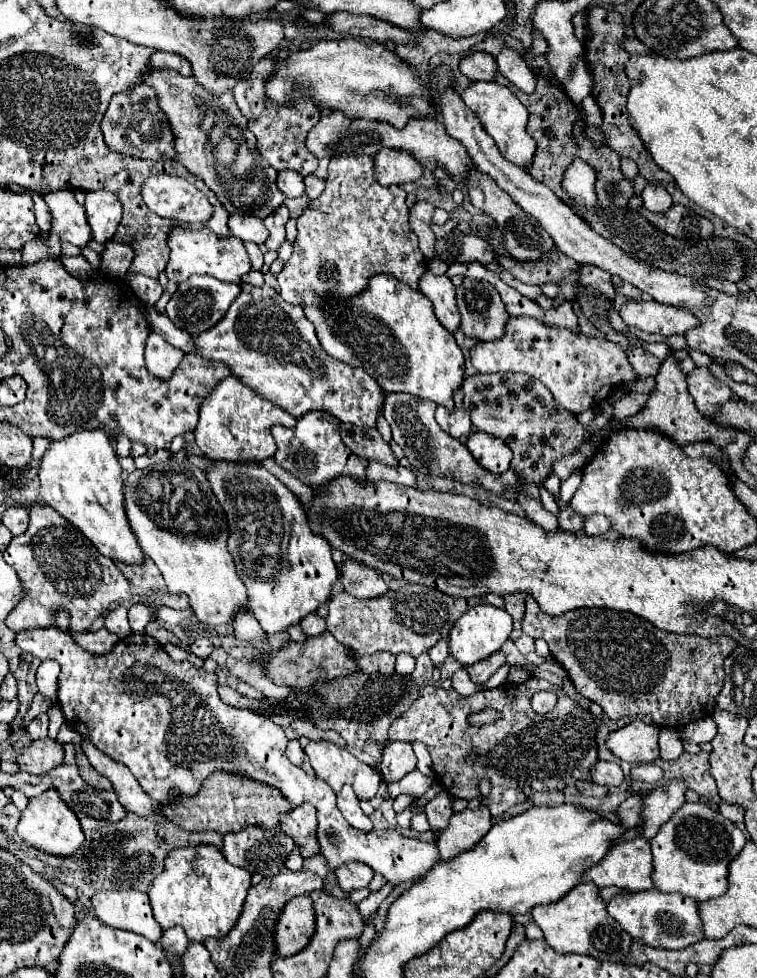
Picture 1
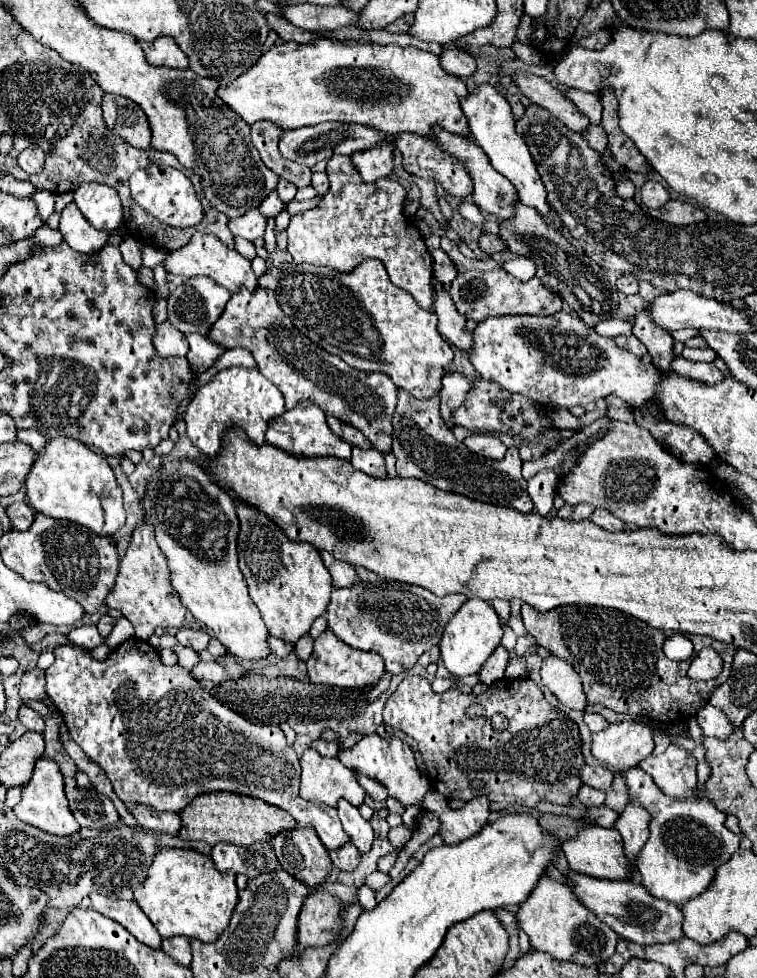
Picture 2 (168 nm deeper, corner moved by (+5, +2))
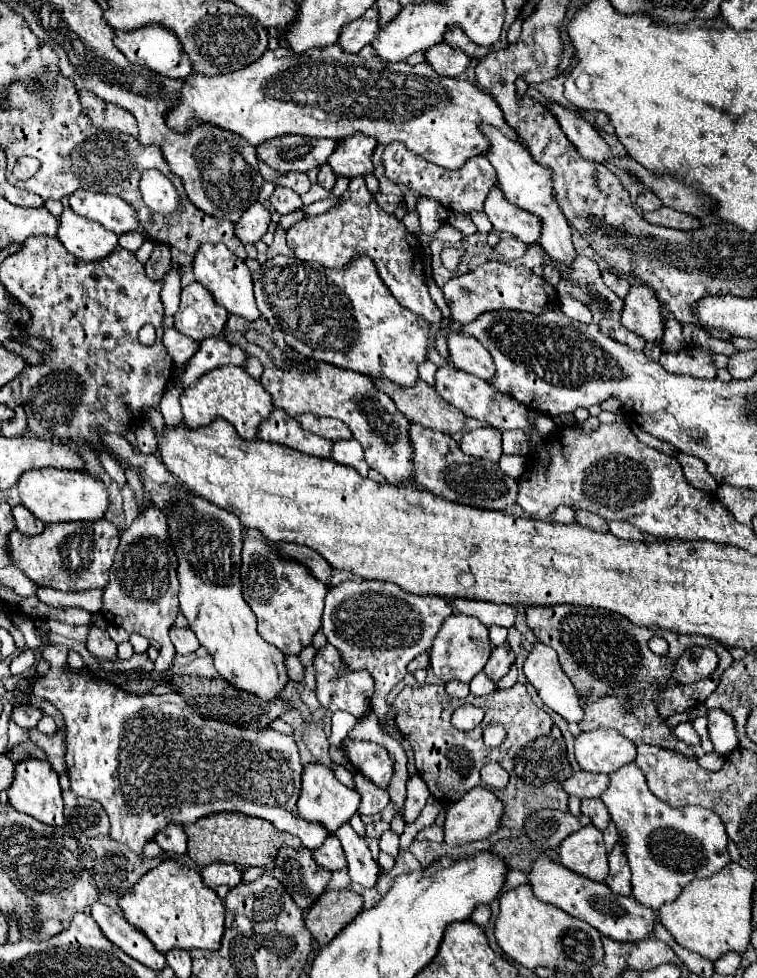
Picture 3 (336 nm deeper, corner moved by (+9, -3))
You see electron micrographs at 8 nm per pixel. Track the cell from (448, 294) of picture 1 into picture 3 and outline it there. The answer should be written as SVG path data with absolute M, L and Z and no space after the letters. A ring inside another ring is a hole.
M446 319L442 321L442 329L448 335L448 349L450 349L454 367L490 381L496 373L496 367L494 367L494 361L492 361L488 349L484 349L482 343L478 343L478 339L464 337L458 331L452 331L450 323Z

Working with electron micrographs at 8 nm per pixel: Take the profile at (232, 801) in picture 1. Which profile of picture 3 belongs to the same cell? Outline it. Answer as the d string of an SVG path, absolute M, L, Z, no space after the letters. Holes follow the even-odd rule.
M218 813L204 819L198 819L192 825L186 825L188 835L188 855L200 865L206 867L210 863L232 863L242 871L250 867L264 867L272 871L274 857L280 847L302 847L298 837L290 833L276 831L268 821L260 821L258 817L248 817L242 813Z

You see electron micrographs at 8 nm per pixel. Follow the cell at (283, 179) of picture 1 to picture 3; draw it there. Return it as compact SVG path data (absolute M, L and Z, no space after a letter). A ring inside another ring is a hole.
M276 187L276 191L272 193L270 197L270 203L272 207L280 213L280 215L286 215L286 213L292 213L296 209L302 207L302 201L300 201L300 195L286 189L286 187Z

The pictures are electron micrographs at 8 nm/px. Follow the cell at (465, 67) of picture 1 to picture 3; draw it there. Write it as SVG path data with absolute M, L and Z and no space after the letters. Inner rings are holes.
M438 43L430 47L424 55L426 55L426 63L442 77L458 77L470 65L470 57L466 53L446 43Z

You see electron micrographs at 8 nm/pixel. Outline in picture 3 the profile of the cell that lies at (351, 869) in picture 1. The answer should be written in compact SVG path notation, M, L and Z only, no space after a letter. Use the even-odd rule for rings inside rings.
M328 835L324 845L320 845L318 849L312 849L312 857L322 869L328 869L328 871L338 871L338 869L346 867L346 857L344 857L342 845L340 845L338 837L334 837L334 835Z

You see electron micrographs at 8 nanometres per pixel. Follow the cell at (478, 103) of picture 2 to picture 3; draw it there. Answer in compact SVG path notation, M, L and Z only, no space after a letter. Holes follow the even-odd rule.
M482 125L484 135L490 139L490 149L486 153L486 157L490 159L490 163L496 169L498 175L498 185L502 189L502 193L506 195L506 199L534 215L538 215L542 219L542 237L540 237L540 245L544 247L544 251L552 257L554 263L560 265L572 265L576 251L572 245L572 229L568 227L568 221L554 197L554 181L552 181L552 171L540 163L536 163L532 159L530 153L526 153L526 147L518 141L510 141L508 137L504 137L498 129L490 127L490 125Z

